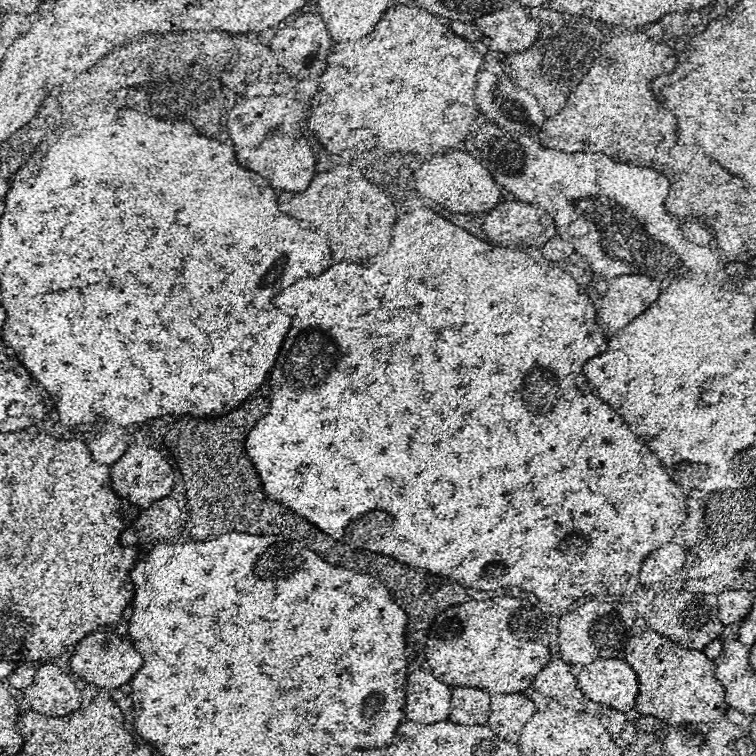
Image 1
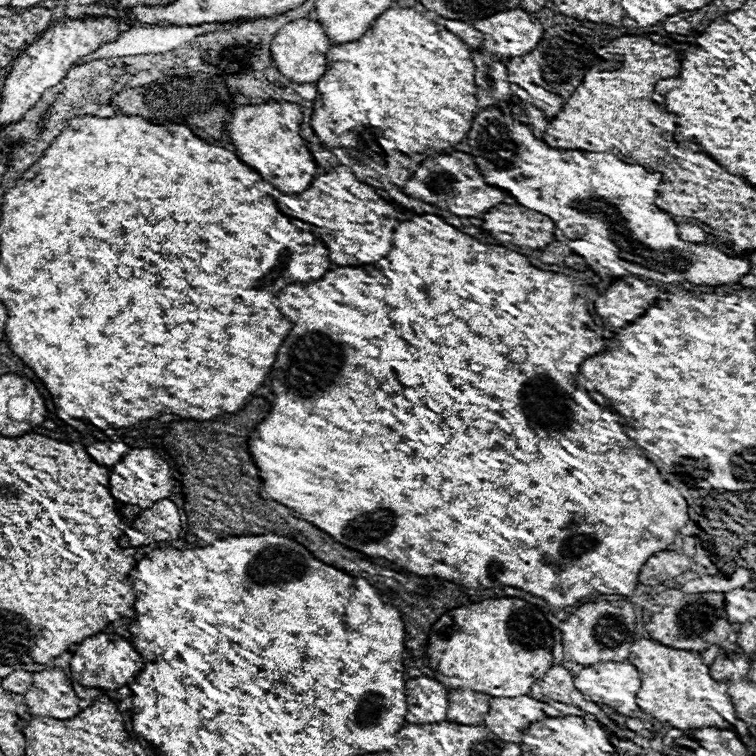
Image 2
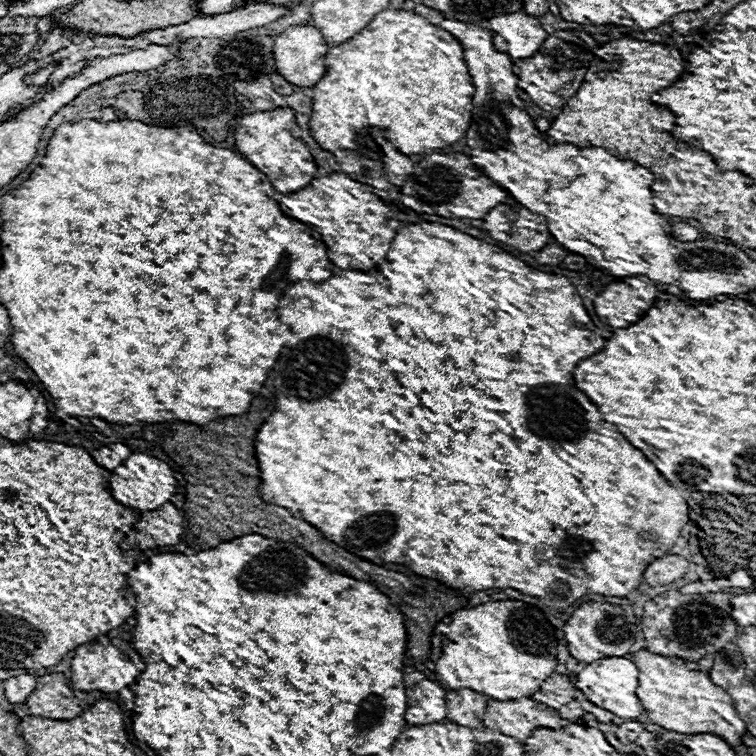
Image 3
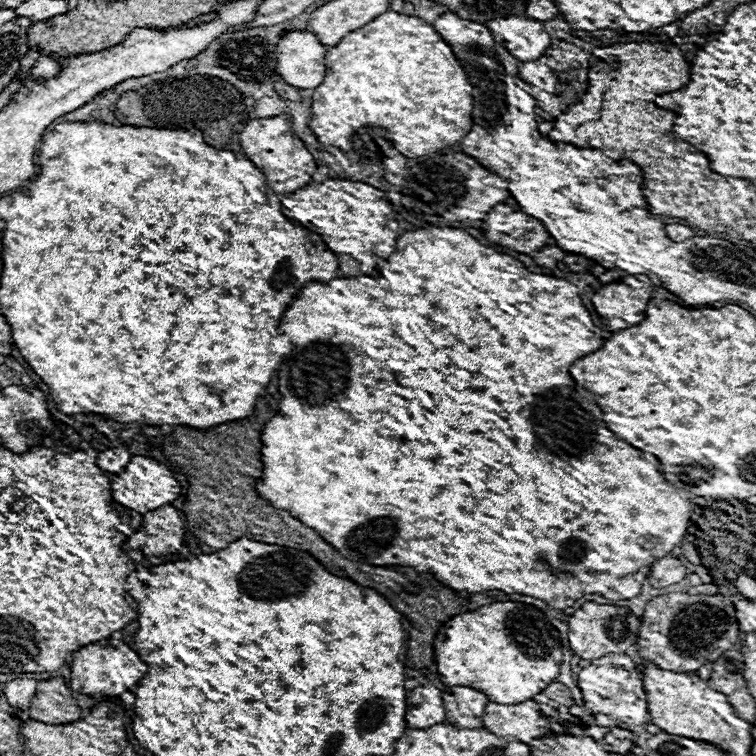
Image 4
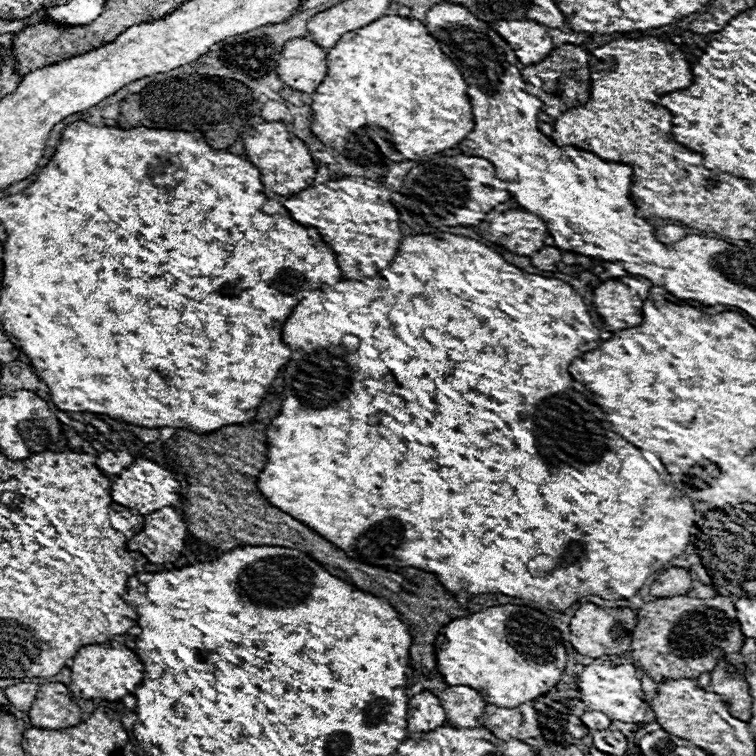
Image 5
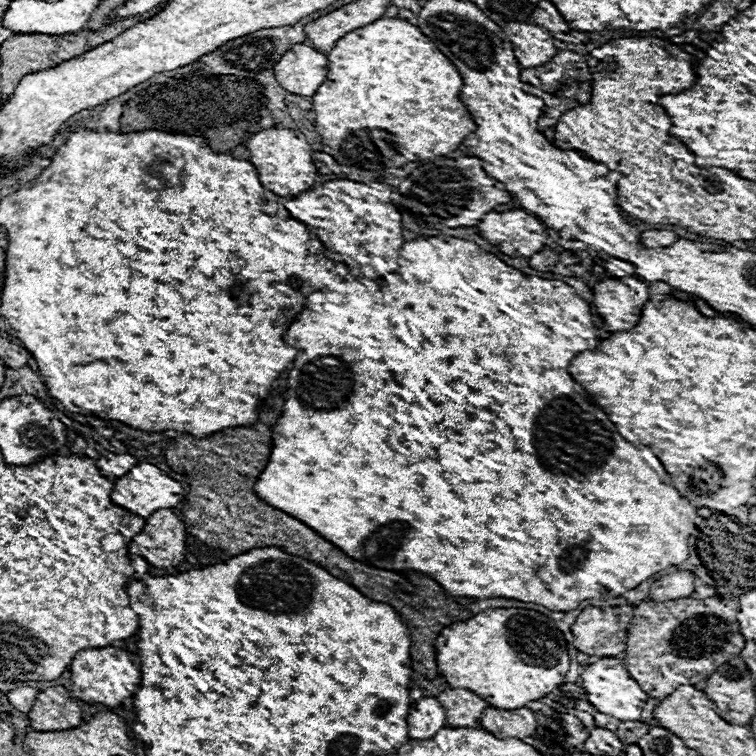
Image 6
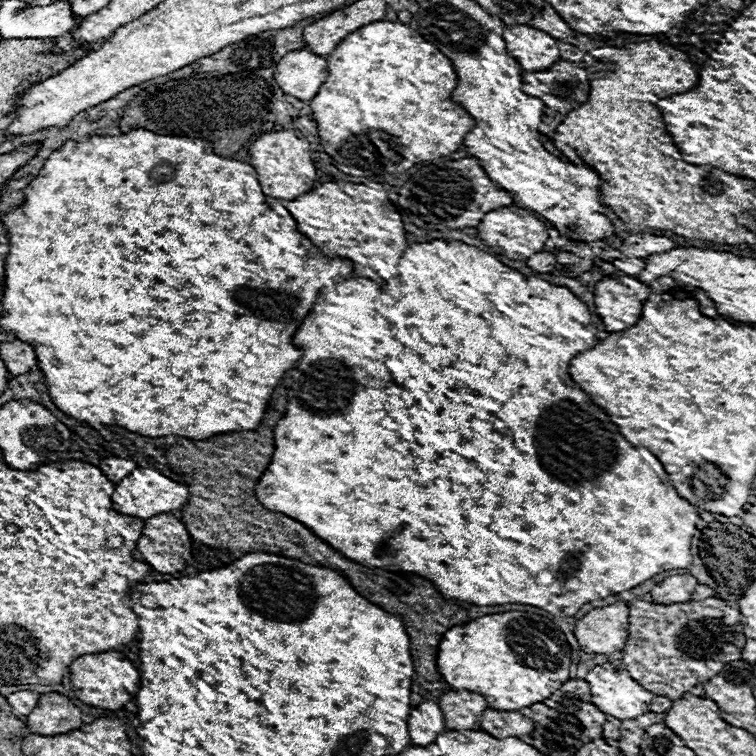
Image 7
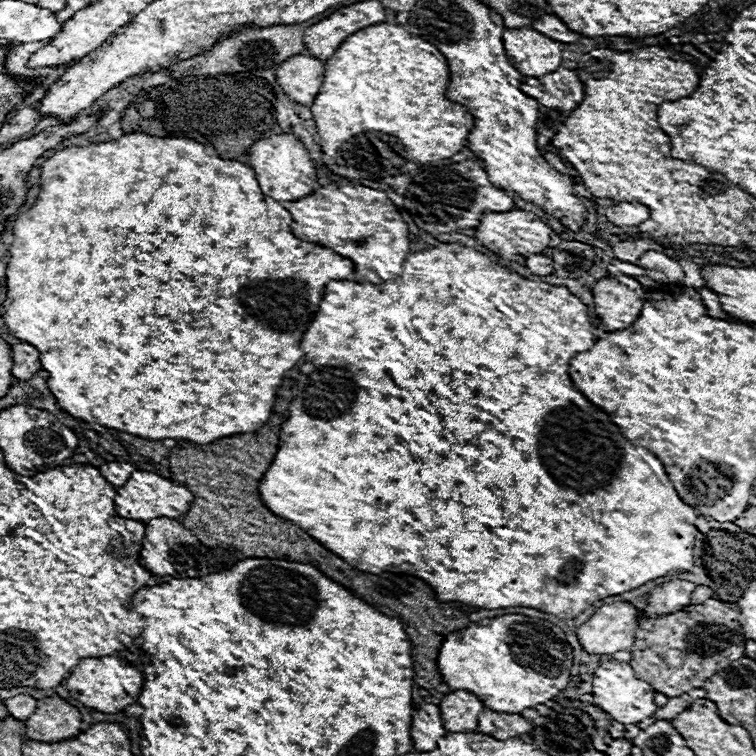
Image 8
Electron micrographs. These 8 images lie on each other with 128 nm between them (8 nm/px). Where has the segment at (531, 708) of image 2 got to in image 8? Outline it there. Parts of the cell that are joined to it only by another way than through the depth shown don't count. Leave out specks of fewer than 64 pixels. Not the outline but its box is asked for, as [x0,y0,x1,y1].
[478,710,532,740]

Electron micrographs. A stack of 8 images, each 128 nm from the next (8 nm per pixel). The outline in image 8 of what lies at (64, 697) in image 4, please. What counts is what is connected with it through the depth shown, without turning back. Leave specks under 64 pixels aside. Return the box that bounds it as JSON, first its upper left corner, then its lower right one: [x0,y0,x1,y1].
[24,696,82,742]

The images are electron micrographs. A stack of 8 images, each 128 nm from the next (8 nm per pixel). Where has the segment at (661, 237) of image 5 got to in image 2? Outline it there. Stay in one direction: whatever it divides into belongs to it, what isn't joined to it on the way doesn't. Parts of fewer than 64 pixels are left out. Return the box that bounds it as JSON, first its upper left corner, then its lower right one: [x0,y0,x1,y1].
[678,224,706,242]

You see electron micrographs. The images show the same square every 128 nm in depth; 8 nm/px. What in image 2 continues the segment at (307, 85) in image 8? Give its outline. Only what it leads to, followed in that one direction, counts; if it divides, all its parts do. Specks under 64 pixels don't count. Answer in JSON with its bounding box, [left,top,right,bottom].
[270,18,332,84]

